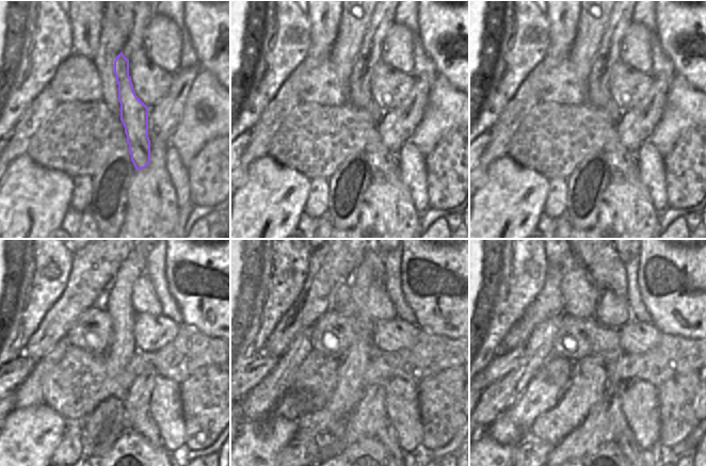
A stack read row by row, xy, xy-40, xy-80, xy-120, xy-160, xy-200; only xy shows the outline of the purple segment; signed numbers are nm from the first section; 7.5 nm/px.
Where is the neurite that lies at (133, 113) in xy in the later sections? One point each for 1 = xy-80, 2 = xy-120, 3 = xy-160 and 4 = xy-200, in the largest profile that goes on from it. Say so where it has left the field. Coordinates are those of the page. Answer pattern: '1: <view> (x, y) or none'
1: xy-80 (621, 162)
2: xy-120 (143, 423)
3: xy-160 (387, 435)
4: xy-200 (626, 440)

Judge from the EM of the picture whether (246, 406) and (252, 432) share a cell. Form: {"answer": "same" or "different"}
{"answer": "different"}

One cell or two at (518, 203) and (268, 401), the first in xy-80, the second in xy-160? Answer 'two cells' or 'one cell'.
two cells

